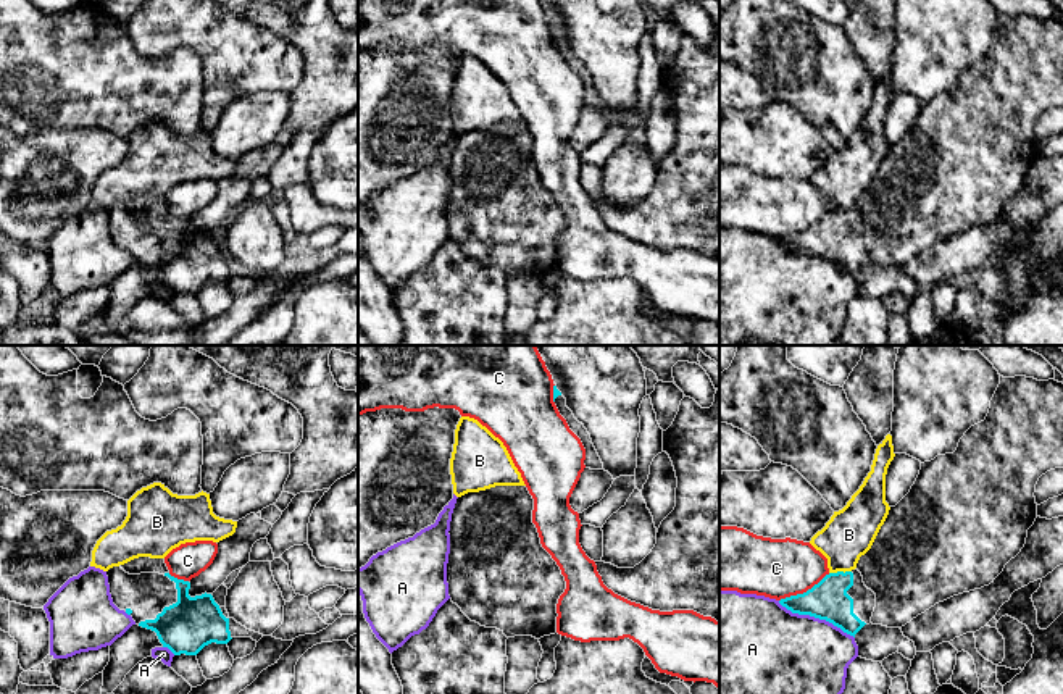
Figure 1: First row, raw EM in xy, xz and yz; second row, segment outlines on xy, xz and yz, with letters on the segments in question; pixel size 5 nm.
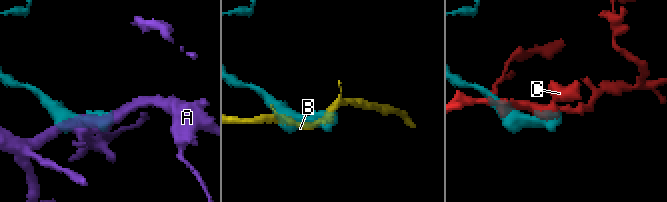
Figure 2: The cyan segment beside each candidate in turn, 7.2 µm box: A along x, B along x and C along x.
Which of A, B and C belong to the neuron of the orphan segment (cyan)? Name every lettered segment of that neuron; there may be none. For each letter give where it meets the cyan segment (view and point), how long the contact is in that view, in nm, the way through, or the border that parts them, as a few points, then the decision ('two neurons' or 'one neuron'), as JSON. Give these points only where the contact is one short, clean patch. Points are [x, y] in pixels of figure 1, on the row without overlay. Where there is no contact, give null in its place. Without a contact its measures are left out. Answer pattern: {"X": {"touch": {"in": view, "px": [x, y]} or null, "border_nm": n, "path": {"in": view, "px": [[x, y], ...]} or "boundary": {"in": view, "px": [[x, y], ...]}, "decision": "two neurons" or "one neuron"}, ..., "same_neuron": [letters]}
{"A": {"touch": {"in": "yz", "px": [817, 255]}, "border_nm": 420, "decision": "two neurons"}, "B": {"touch": {"in": "yz", "px": [839, 210]}, "border_nm": 110, "boundary": {"in": "yz", "px": [[850, 209], [829, 212]]}, "decision": "two neurons"}, "C": {"touch": {"in": "yz", "px": [804, 231]}, "border_nm": 300, "decision": "two neurons"}, "same_neuron": []}

